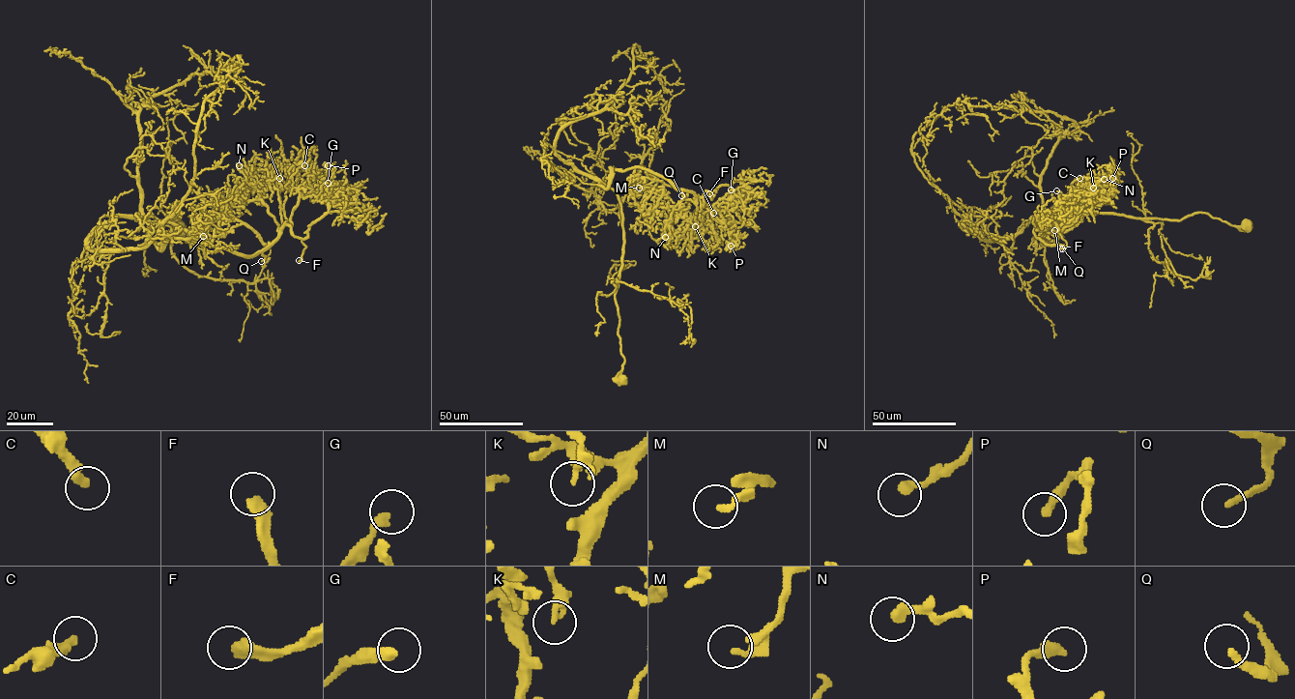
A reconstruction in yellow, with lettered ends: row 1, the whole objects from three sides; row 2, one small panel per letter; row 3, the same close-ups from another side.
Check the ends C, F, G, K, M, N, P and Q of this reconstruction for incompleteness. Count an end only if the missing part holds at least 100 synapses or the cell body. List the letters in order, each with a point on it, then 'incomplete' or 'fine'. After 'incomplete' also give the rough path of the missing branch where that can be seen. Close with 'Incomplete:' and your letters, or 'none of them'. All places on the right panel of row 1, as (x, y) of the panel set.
C: place (1079, 178); fine
F: place (1060, 248); incomplete; course (1060, 248), (1047, 247), (1043, 252), (1051, 254), (1043, 258), (1045, 270)
G: place (1056, 190); fine
K: place (1093, 188); fine
M: place (1054, 230); fine
N: place (1104, 179); fine
P: place (1112, 178); fine
Q: place (1062, 248); incomplete; course (1062, 248), (1054, 259), (1059, 265), (1062, 257), (1068, 256), (1066, 248)
Incomplete: F, Q

